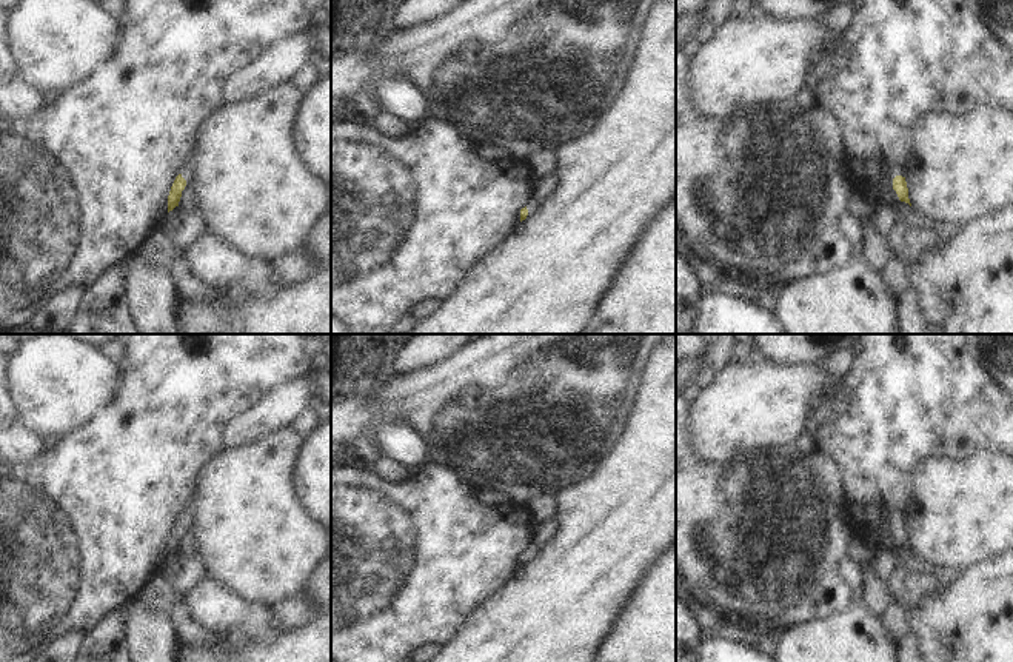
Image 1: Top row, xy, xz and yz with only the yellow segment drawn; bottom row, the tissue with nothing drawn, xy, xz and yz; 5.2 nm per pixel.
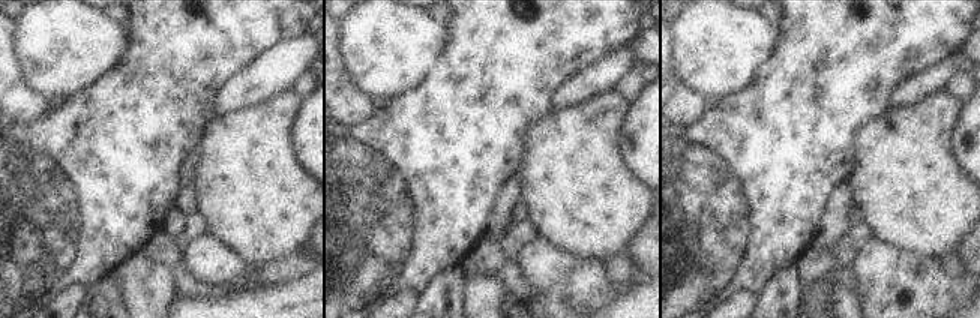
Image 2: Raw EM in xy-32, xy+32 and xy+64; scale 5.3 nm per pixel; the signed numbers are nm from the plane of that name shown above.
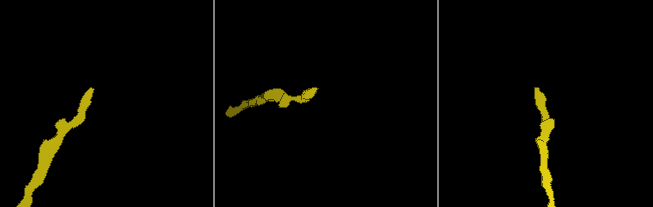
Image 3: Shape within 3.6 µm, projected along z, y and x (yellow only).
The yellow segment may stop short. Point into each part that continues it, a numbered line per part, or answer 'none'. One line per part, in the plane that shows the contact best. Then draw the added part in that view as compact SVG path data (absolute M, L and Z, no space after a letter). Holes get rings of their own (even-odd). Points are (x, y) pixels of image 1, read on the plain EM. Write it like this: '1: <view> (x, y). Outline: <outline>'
1: xy (187, 518). Outline: M196 496L185 505L185 511L182 514L182 522L186 525L186 528L192 525L194 507L196 507Z

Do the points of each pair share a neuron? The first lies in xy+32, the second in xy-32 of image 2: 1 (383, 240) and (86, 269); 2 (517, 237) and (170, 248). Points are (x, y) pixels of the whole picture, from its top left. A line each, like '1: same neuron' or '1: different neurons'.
1: same neuron
2: different neurons

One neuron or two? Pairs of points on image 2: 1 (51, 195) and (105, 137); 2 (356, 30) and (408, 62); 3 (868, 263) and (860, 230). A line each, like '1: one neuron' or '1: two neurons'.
1: one neuron
2: one neuron
3: two neurons

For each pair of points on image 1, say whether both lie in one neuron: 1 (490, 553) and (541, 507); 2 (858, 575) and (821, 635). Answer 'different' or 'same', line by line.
1: different
2: same

